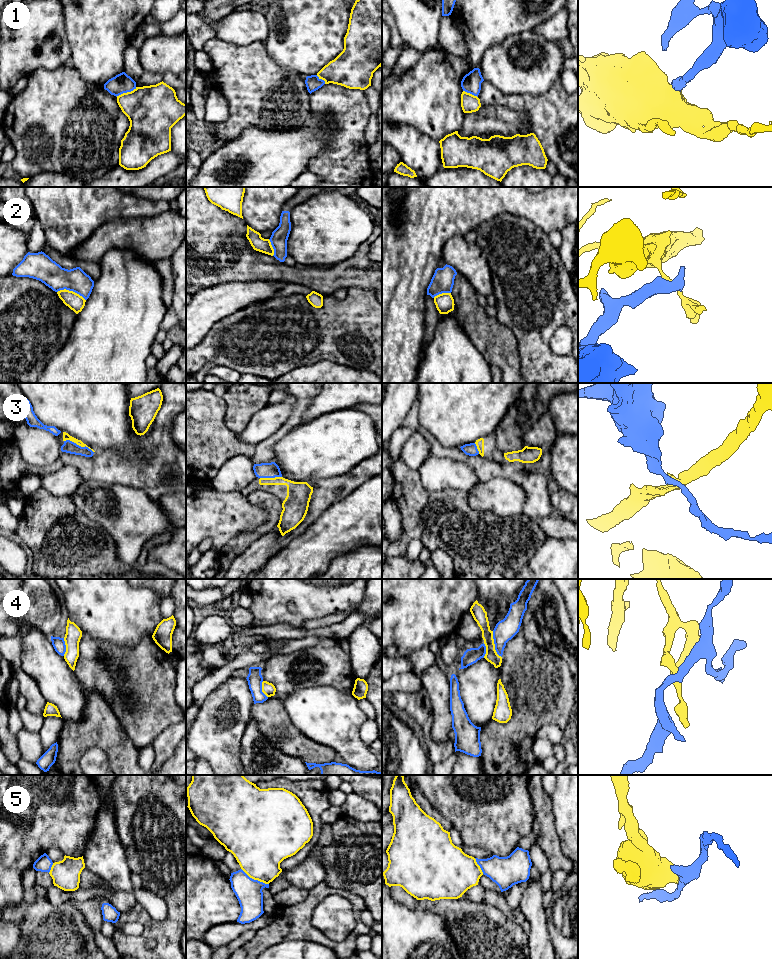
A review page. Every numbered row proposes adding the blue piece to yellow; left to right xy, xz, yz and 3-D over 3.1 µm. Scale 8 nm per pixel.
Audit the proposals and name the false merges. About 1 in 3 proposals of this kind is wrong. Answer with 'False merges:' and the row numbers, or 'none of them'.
False merges: 1, 2, 3, 4, 5

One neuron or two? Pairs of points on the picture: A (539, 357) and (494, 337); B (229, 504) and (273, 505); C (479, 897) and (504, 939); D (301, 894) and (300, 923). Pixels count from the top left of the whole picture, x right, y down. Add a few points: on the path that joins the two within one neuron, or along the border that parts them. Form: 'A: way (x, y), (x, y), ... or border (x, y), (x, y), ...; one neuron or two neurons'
A: border (506, 326), (516, 339), (521, 370); two neurons
B: border (247, 497), (267, 514), (267, 519), (255, 528); two neurons
C: border (468, 898), (476, 902), (485, 902); two neurons
D: border (309, 891), (309, 894), (297, 903), (278, 906); two neurons

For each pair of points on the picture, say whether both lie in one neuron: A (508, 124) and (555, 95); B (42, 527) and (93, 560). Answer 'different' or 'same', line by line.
A: different
B: same

